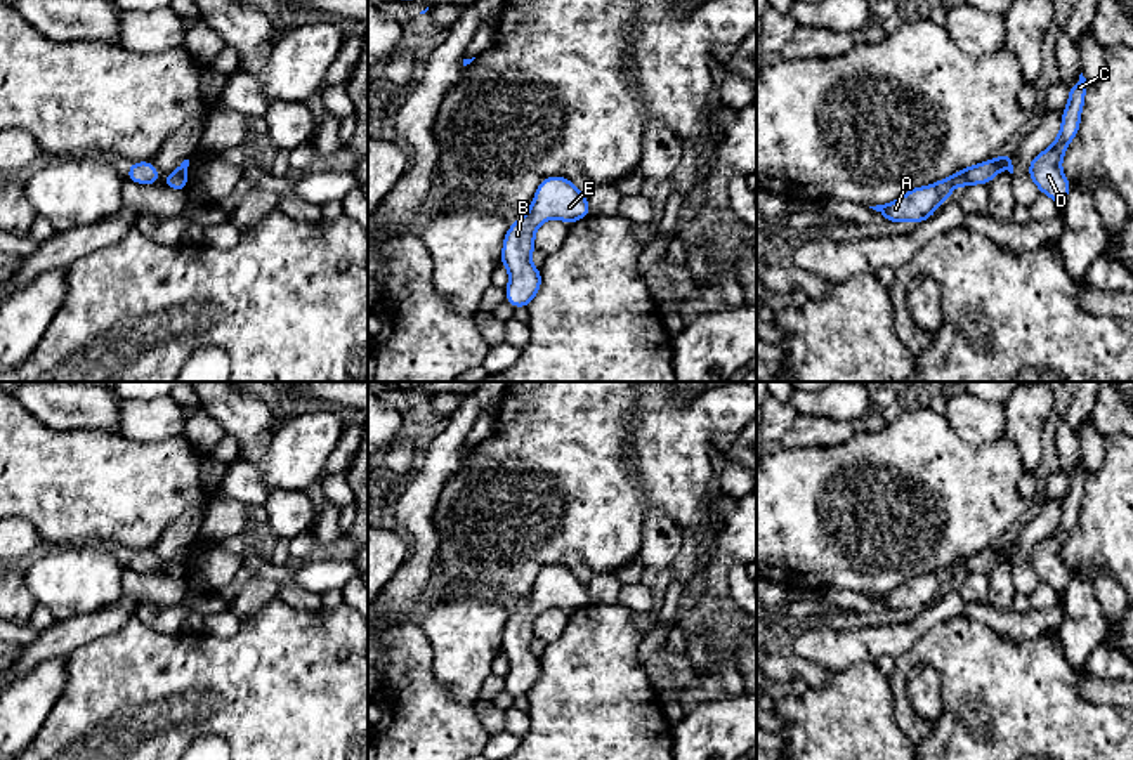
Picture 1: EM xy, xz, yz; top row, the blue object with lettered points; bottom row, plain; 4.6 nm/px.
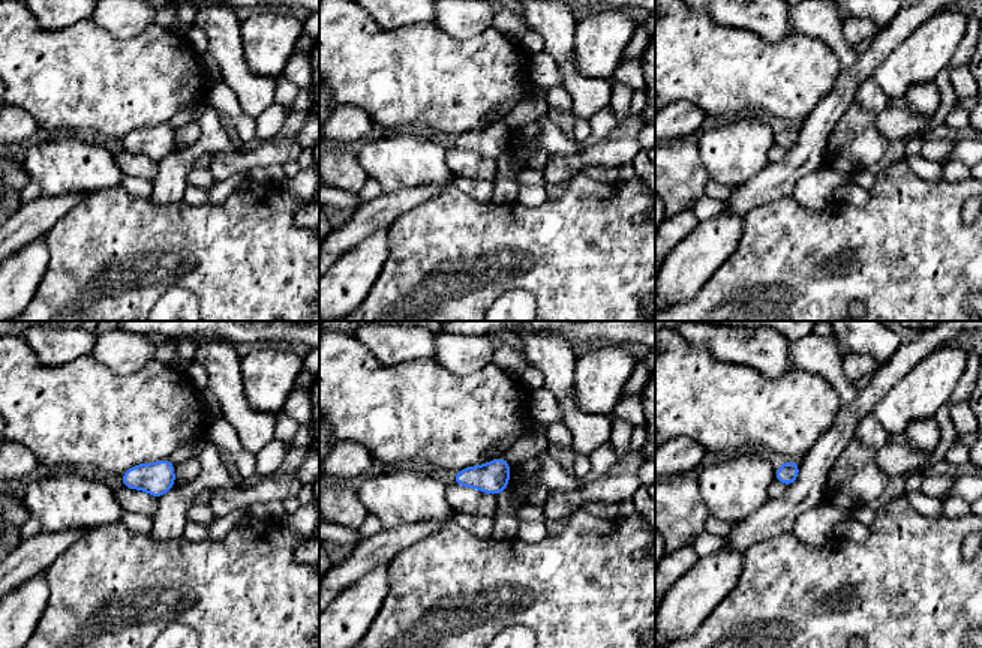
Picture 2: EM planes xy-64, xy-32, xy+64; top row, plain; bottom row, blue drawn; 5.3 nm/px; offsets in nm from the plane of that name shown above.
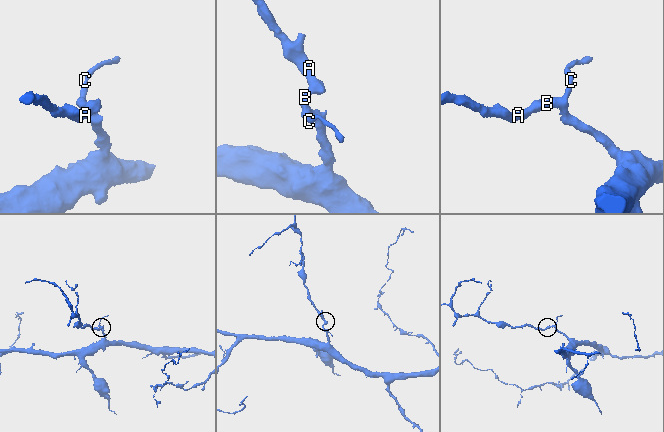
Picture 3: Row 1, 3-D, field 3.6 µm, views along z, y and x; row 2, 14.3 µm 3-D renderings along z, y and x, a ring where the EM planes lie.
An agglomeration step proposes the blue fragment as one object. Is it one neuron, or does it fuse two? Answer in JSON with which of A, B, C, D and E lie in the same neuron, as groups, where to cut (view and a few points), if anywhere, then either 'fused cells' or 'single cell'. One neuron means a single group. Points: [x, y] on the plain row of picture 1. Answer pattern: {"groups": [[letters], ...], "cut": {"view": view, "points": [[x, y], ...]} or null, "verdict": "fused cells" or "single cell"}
{"groups": [["A", "B", "C", "D", "E"]], "cut": null, "verdict": "single cell"}

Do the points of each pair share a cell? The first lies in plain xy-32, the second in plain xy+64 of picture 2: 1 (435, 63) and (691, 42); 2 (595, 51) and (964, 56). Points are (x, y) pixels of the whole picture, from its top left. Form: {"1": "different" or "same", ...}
{"1": "same", "2": "different"}

